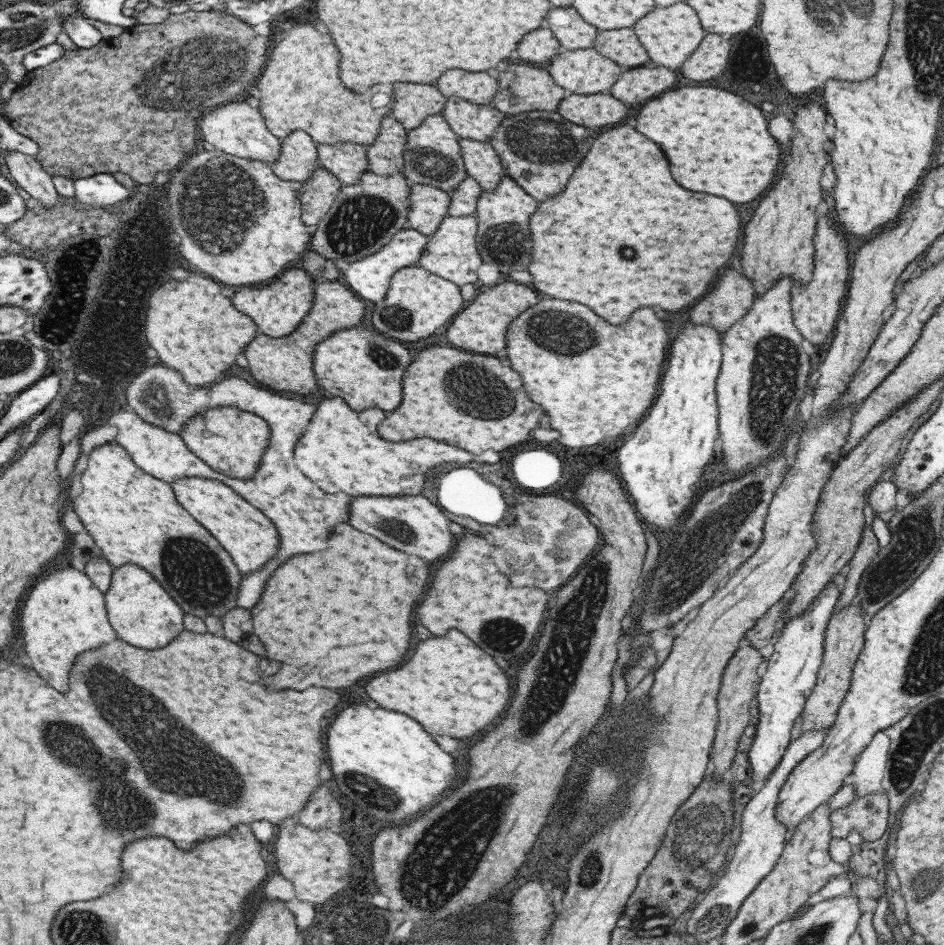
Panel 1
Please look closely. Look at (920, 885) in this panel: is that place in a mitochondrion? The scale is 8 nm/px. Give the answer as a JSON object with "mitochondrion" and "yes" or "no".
{"mitochondrion":"yes"}

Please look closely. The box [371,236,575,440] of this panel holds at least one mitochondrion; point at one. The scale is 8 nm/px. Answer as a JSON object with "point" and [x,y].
{"point":[475,389]}

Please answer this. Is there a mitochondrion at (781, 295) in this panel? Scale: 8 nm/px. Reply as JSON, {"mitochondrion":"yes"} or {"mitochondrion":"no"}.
{"mitochondrion":"no"}

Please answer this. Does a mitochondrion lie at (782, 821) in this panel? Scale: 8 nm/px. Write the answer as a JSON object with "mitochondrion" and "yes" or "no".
{"mitochondrion":"no"}

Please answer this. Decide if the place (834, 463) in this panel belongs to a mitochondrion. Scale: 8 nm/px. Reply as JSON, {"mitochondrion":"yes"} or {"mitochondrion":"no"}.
{"mitochondrion":"no"}

